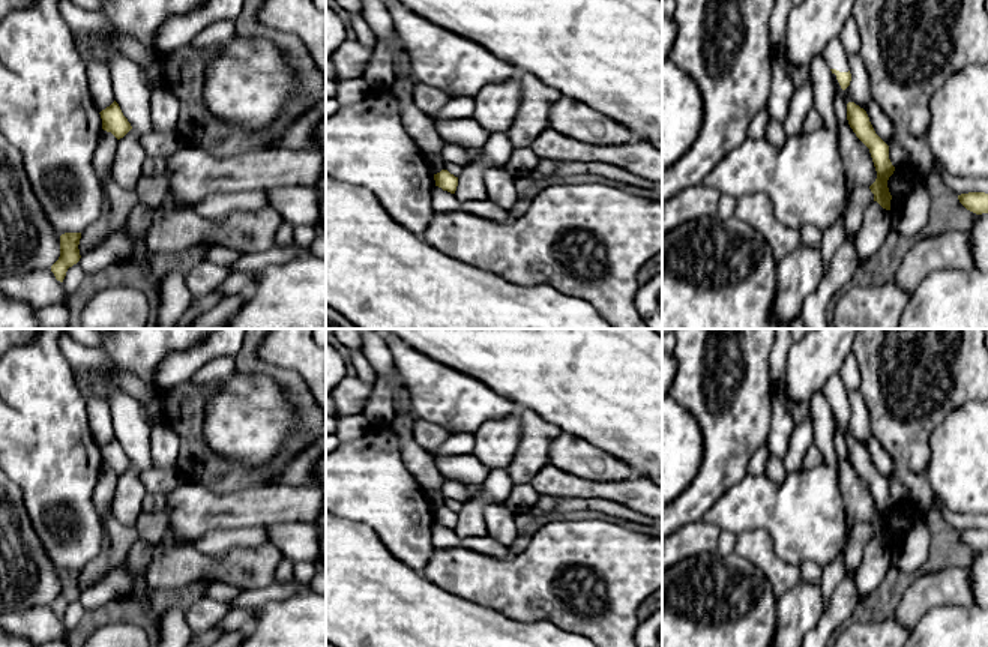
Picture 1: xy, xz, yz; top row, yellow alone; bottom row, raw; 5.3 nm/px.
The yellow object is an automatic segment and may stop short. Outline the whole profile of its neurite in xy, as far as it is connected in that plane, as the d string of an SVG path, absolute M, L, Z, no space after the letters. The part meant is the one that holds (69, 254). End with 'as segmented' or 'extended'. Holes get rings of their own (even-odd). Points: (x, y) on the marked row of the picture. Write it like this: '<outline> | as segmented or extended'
M65 233L60 236L60 257L51 266L51 272L54 273L56 279L60 282L63 282L68 269L77 264L81 258L78 249L80 239L81 233Z | as segmented

